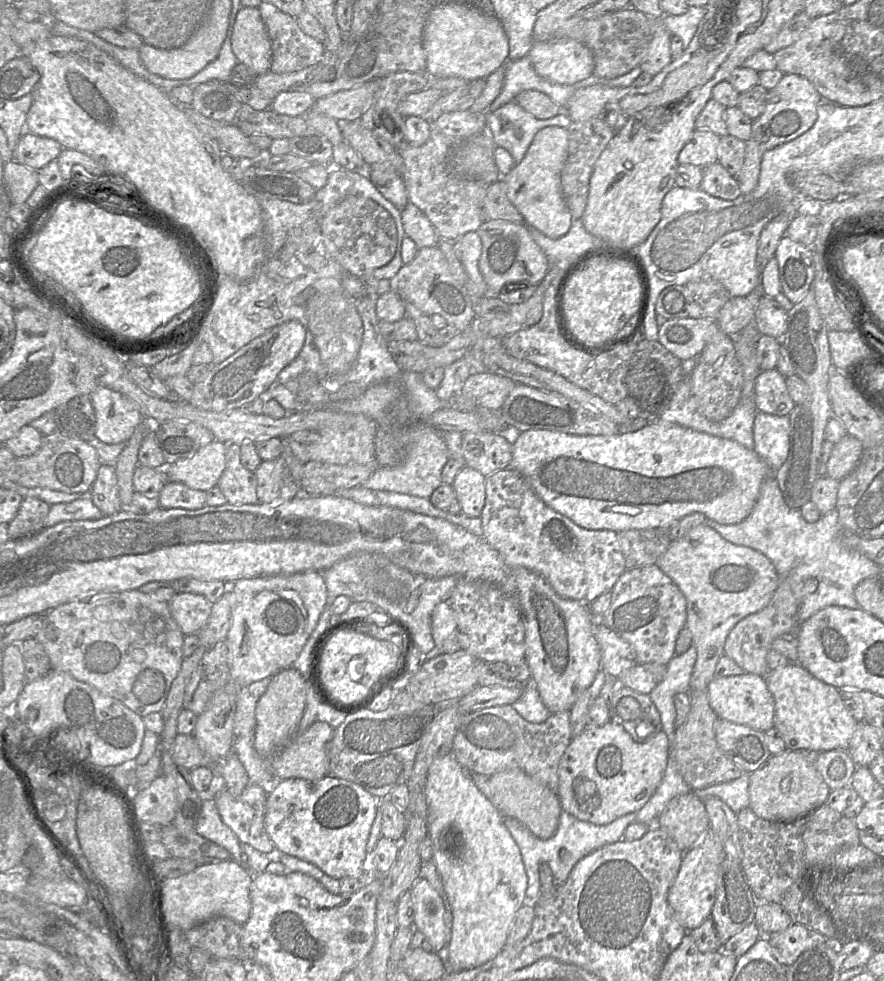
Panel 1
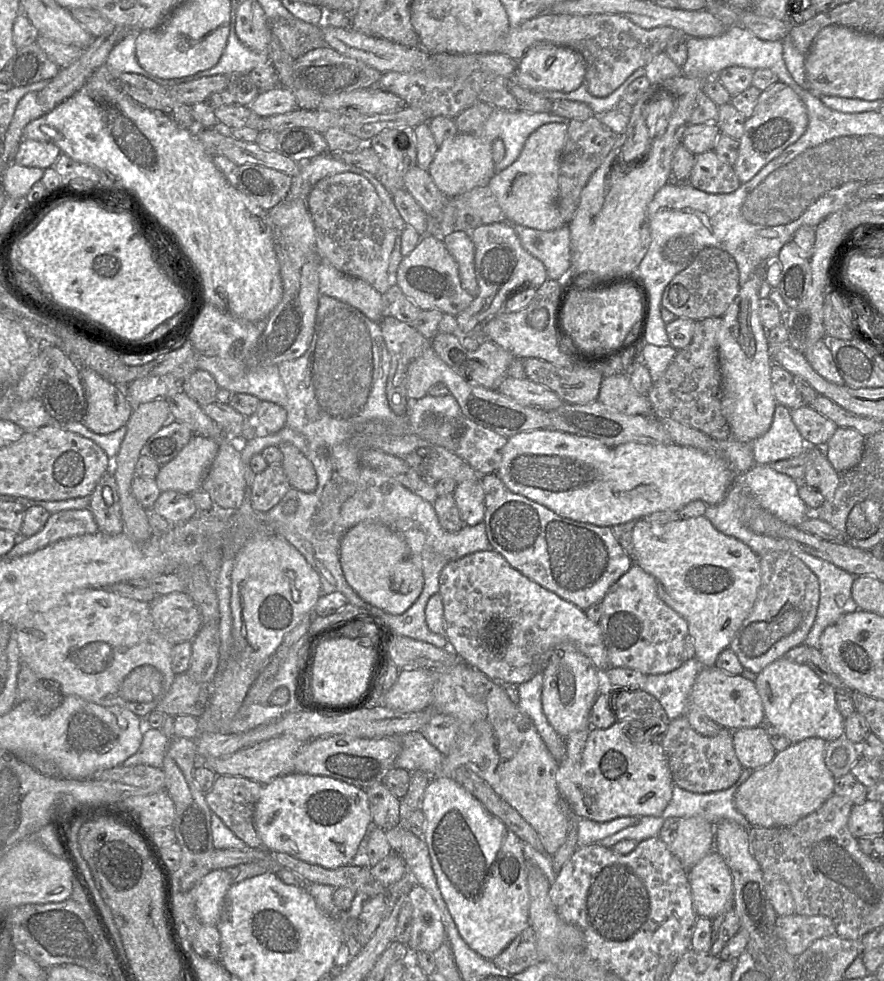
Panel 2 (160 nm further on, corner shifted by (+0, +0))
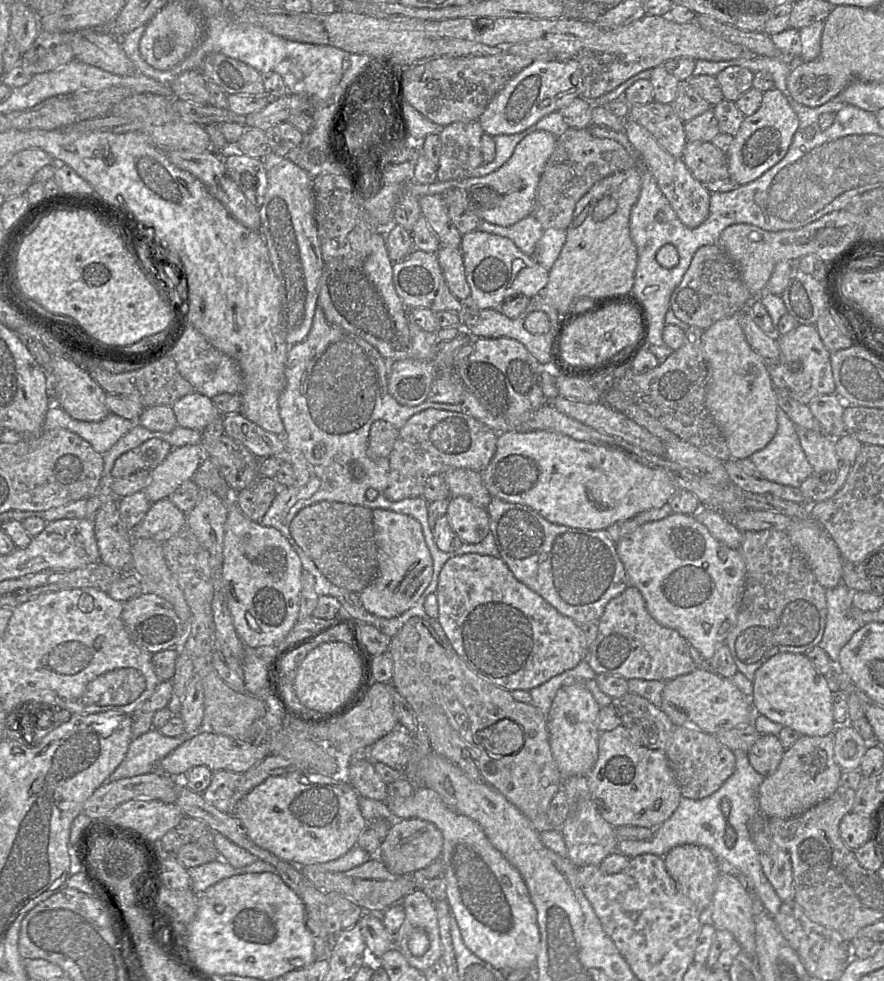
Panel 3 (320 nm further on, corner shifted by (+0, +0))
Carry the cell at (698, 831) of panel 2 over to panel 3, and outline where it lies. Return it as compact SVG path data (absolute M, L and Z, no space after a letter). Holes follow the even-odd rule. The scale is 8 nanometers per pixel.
M684 844L672 848L663 857L667 872L675 881L680 892L690 899L698 911L709 912L711 899L719 874L719 866L714 853L706 847Z

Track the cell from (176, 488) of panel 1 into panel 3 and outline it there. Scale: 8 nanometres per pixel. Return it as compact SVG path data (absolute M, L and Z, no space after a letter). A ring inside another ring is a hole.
M168 498L161 499L151 503L143 520L132 530L132 536L164 542L187 526L186 516Z

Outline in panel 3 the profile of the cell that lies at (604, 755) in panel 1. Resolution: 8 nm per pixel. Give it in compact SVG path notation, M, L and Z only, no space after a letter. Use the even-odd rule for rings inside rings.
M624 725L600 733L597 761L587 783L598 812L613 827L655 829L671 817L682 797L664 751L635 744Z

